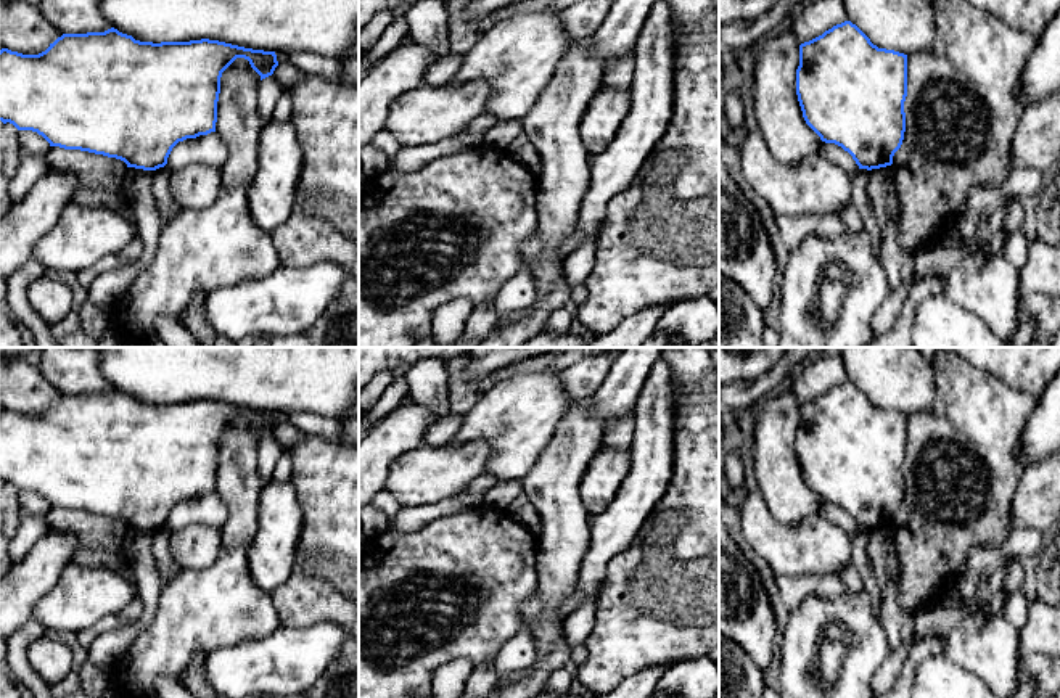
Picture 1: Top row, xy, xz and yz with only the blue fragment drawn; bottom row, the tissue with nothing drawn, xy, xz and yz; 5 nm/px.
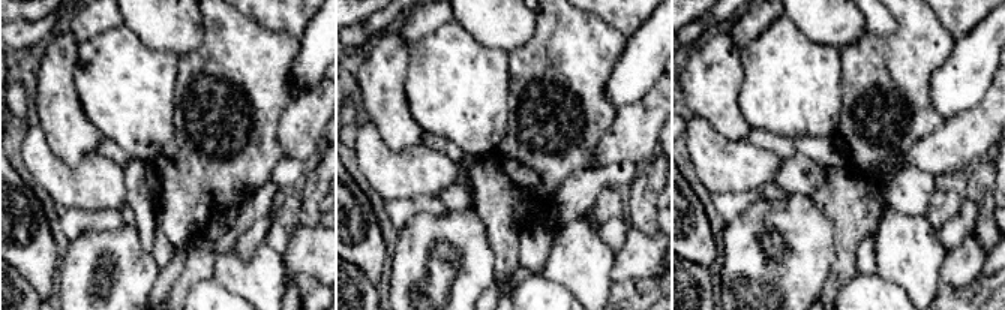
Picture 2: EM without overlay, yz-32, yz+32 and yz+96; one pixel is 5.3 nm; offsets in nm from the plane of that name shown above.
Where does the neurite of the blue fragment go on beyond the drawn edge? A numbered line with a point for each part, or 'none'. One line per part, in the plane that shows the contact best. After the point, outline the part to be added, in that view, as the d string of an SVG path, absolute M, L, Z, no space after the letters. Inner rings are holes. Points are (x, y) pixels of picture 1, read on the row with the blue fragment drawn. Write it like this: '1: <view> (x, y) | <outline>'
none

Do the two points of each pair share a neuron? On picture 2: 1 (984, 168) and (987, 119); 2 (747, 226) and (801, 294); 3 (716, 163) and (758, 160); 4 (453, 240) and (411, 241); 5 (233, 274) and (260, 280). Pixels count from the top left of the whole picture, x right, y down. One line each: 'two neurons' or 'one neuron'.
1: two neurons
2: one neuron
3: one neuron
4: one neuron
5: one neuron

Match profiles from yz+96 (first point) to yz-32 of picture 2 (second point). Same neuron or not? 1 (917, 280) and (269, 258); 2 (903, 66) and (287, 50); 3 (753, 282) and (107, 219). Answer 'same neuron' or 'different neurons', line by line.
1: same neuron
2: same neuron
3: different neurons

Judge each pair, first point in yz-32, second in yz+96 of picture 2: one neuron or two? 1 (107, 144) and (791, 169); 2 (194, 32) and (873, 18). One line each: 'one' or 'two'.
1: two
2: two

